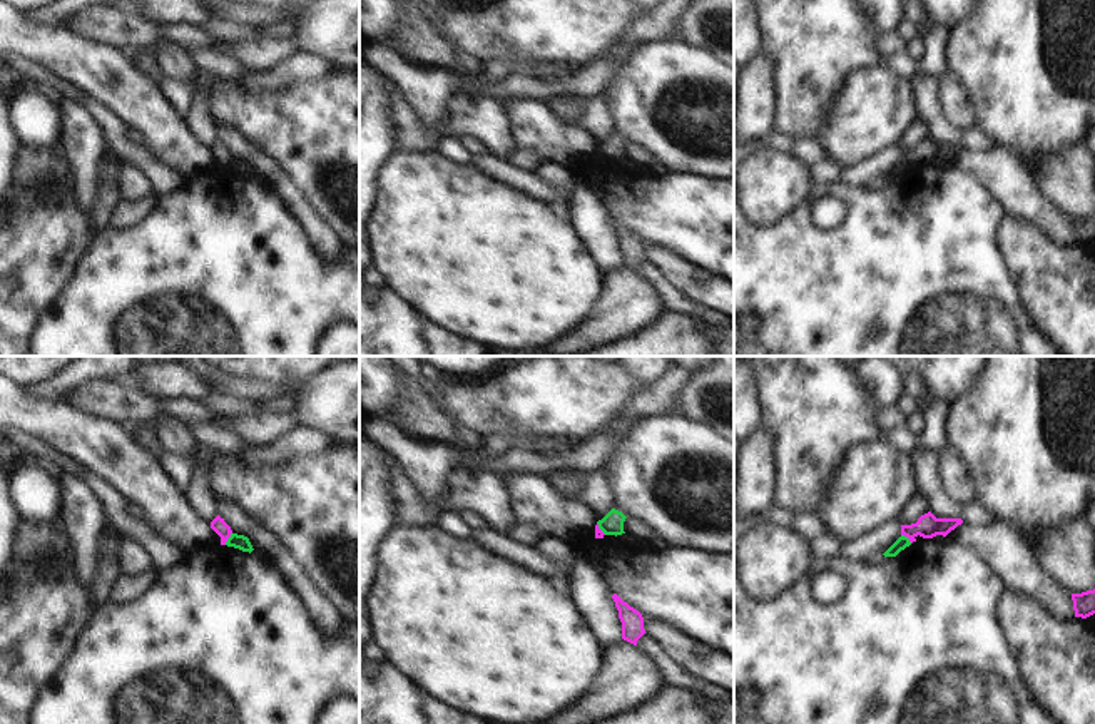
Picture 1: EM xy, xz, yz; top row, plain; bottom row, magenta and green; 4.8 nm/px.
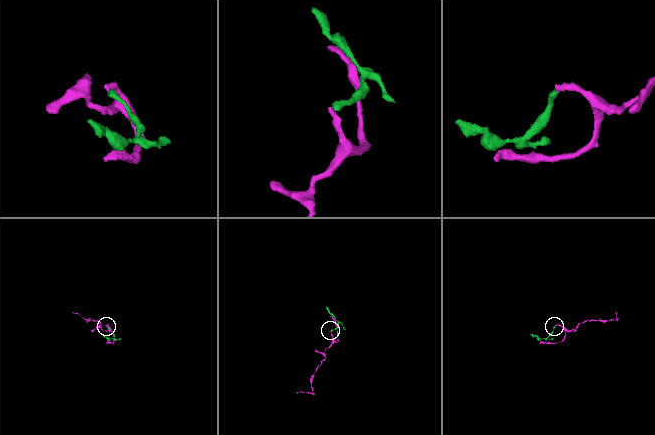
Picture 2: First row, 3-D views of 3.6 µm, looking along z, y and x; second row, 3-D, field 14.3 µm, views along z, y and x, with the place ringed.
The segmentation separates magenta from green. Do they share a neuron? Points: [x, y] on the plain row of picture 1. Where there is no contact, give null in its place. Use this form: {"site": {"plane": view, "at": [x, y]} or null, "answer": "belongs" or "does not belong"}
{"site": {"plane": "xy", "at": [228, 163]}, "answer": "does not belong"}

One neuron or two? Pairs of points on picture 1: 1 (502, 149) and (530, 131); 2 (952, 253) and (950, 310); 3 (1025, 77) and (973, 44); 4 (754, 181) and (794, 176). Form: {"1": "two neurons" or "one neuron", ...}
{"1": "two neurons", "2": "one neuron", "3": "one neuron", "4": "one neuron"}

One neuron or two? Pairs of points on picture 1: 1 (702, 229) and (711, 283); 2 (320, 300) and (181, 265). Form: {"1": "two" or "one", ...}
{"1": "two", "2": "one"}

